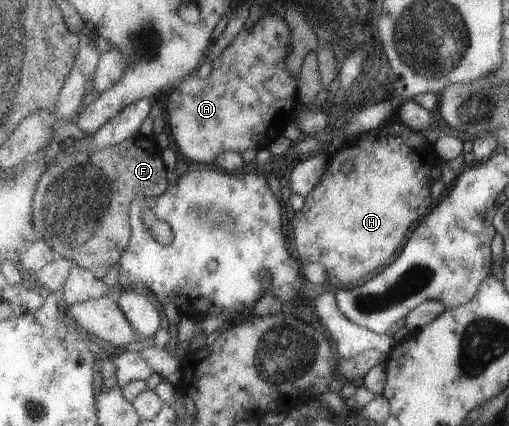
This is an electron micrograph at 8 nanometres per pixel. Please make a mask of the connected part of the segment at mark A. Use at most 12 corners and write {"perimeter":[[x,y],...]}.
{"perimeter":[[290,28],[242,29],[168,98],[178,152],[212,164],[293,122]]}

